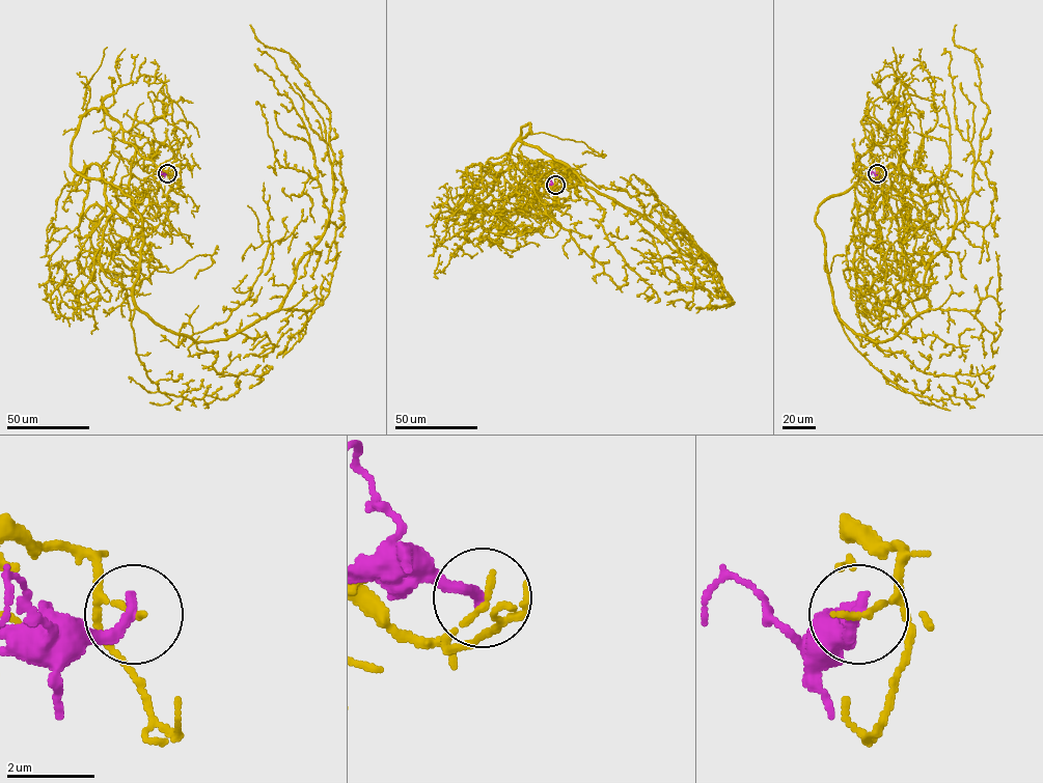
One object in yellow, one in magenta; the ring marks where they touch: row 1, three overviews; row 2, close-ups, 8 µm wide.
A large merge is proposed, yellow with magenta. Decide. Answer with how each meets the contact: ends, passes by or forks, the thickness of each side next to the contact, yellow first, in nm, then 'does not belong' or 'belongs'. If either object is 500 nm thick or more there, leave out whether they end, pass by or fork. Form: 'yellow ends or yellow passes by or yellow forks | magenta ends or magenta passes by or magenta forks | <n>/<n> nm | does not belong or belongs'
yellow ends | magenta ends | 160/300 nm | does not belong

